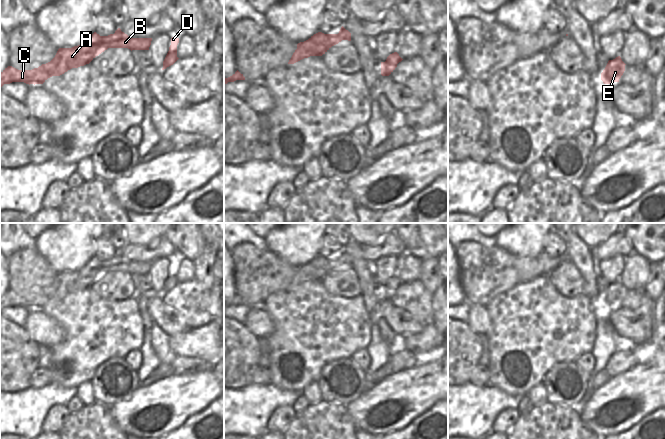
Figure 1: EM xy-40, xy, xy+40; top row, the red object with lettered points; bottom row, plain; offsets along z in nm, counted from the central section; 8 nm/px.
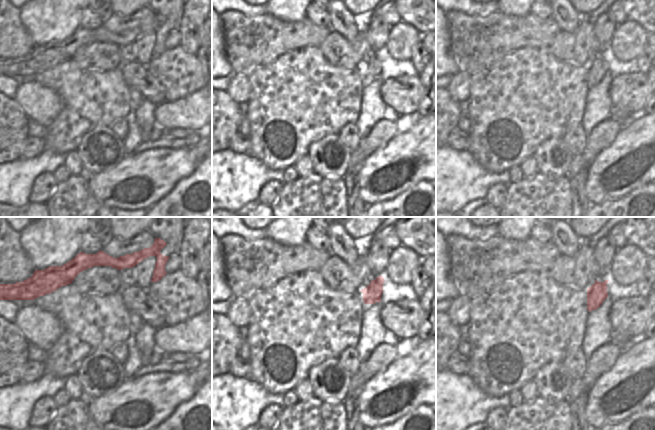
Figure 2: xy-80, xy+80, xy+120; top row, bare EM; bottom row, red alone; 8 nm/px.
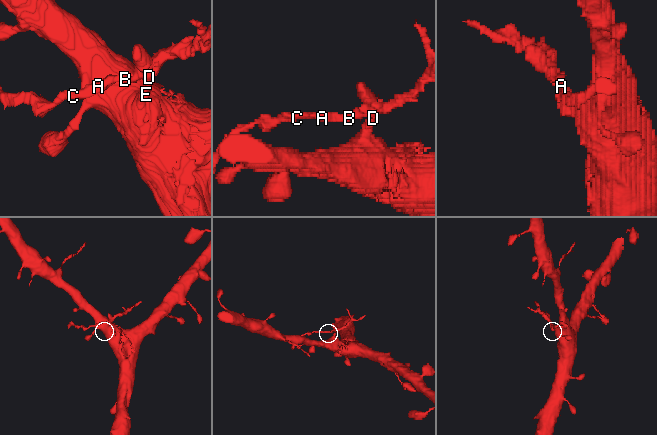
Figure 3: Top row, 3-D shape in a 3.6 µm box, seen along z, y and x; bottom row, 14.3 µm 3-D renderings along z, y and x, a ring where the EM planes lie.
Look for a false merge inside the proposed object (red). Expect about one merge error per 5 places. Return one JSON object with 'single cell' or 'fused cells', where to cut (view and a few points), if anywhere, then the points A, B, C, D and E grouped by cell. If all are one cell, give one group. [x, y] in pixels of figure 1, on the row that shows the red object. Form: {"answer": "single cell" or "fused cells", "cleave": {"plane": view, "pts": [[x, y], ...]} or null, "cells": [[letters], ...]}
{"answer": "fused cells", "cleave": {"plane": "xy", "pts": [[385, 61], [396, 64]]}, "cells": [["A", "B", "C", "D"], ["E"]]}

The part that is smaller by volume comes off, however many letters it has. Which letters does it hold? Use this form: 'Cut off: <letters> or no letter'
Cut off: A, B, C, D

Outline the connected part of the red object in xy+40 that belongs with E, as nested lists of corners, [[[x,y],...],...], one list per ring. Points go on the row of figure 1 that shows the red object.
[[[609,60],[605,69],[601,73],[601,80],[604,84],[619,82],[619,79],[625,71],[625,63],[618,60]]]

